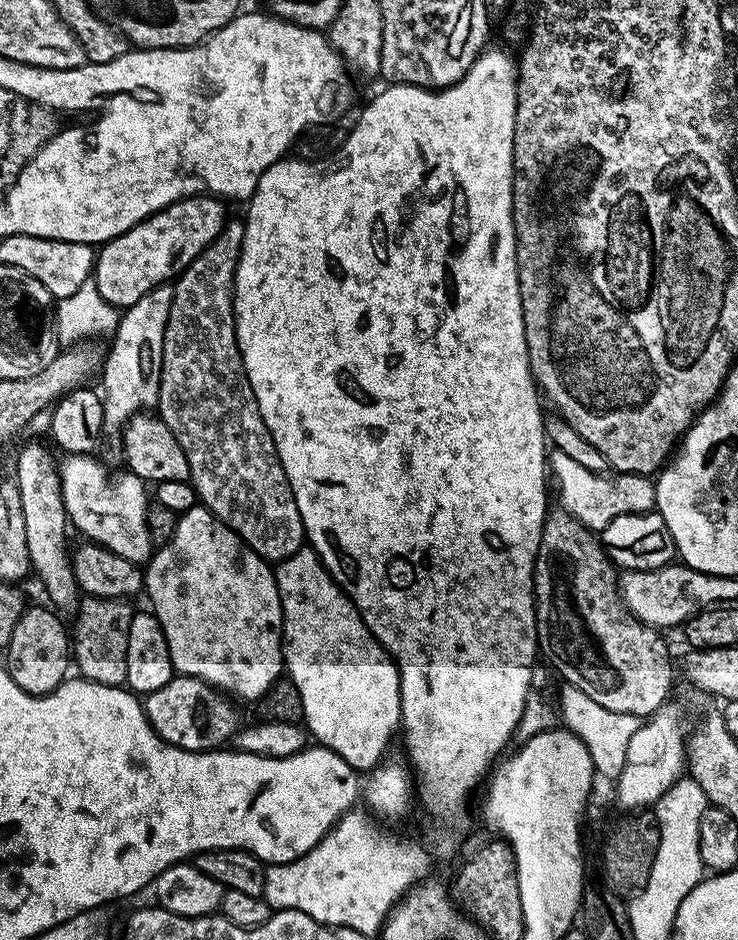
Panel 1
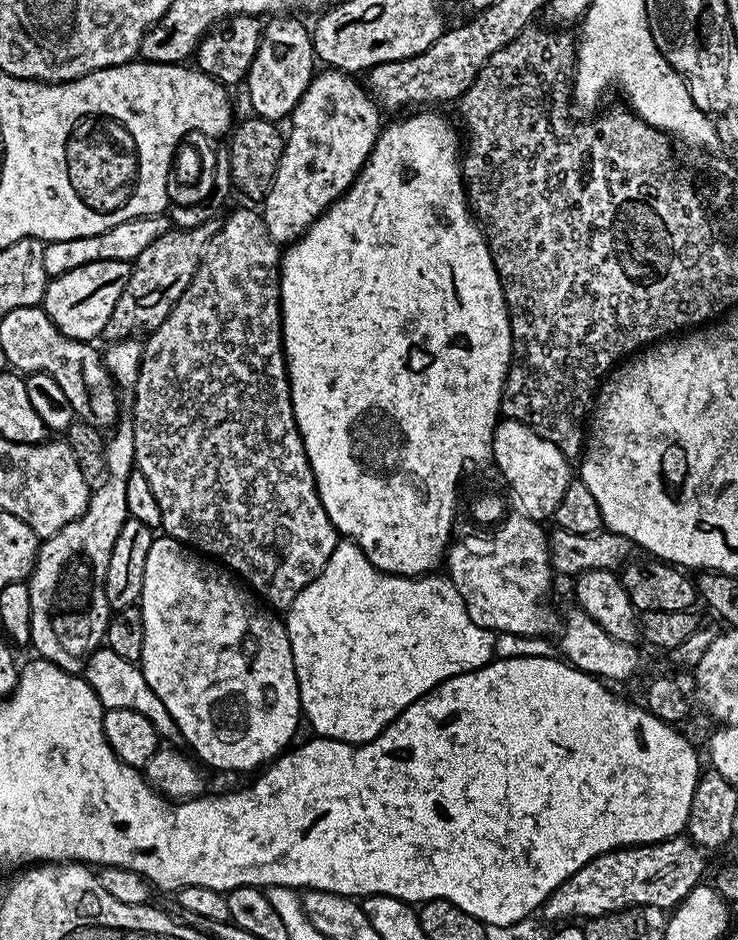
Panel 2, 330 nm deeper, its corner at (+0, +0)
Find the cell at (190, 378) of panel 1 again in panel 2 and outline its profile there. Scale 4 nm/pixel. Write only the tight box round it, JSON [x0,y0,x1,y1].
[130,207,338,610]

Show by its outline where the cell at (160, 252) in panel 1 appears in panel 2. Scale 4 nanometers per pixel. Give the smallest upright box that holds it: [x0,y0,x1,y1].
[42,260,133,341]

